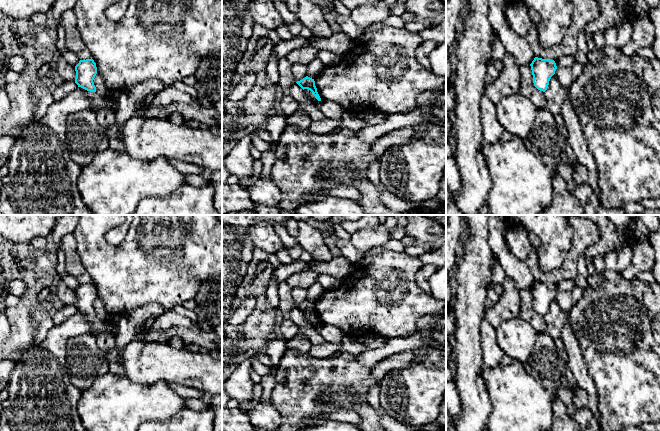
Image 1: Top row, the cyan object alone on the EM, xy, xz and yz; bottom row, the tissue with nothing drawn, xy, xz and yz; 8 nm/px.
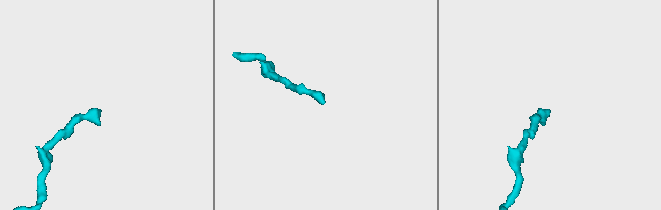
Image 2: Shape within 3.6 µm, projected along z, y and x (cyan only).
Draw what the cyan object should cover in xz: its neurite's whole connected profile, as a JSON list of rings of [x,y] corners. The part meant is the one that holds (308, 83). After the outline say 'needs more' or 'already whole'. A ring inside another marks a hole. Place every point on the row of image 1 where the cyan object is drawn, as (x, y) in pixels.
[[[306,76],[305,78],[303,78],[302,80],[300,81],[297,81],[296,82],[303,90],[304,89],[308,89],[310,90],[313,95],[315,96],[315,98],[318,100],[318,101],[321,101],[321,98],[317,92],[317,88],[315,86],[315,81],[314,79]]]; already whole

